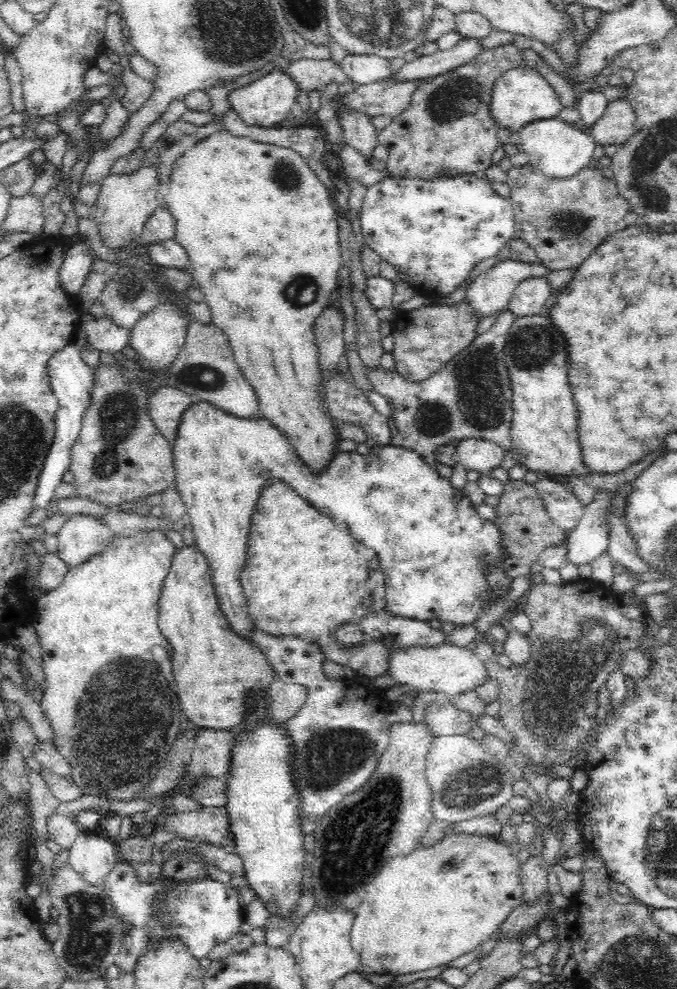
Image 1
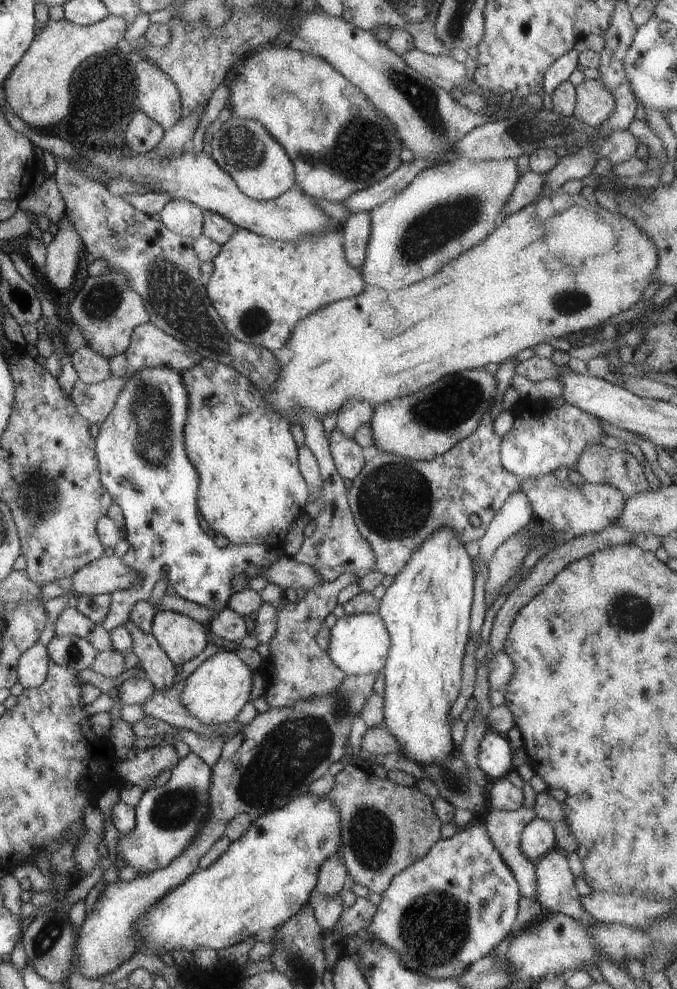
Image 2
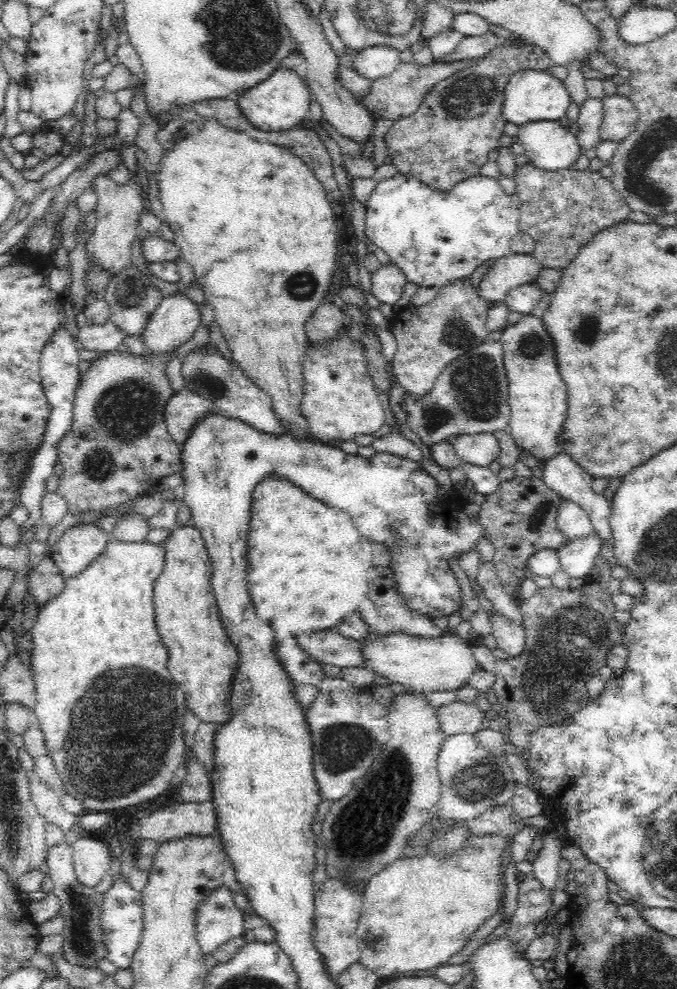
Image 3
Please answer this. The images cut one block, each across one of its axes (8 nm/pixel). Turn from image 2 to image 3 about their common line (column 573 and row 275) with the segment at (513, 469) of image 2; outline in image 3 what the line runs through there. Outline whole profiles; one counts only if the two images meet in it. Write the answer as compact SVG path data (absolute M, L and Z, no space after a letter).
M397 173L379 182L367 202L365 232L374 244L388 254L389 262L398 265L408 281L439 290L448 281L468 277L487 260L496 260L512 251L512 238L519 231L520 211L506 195L497 179L478 175L464 179L450 190L432 190L419 178Z

